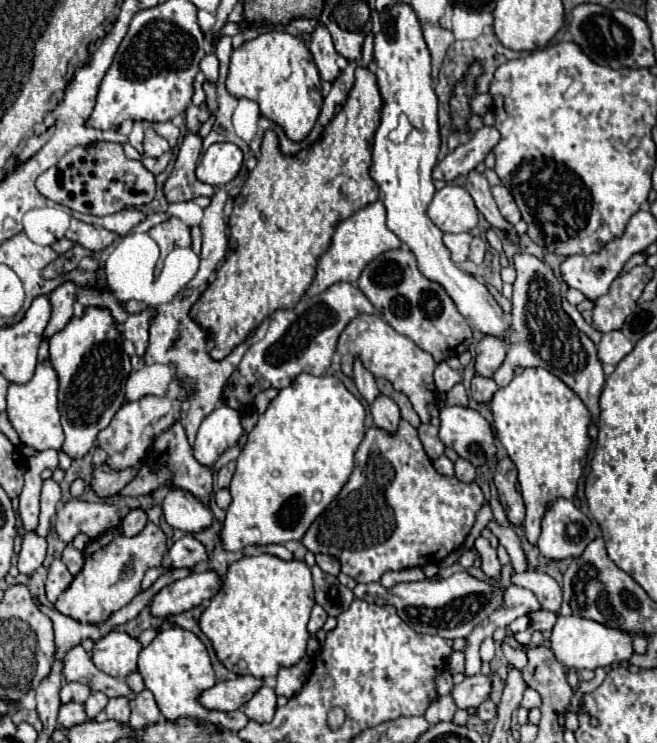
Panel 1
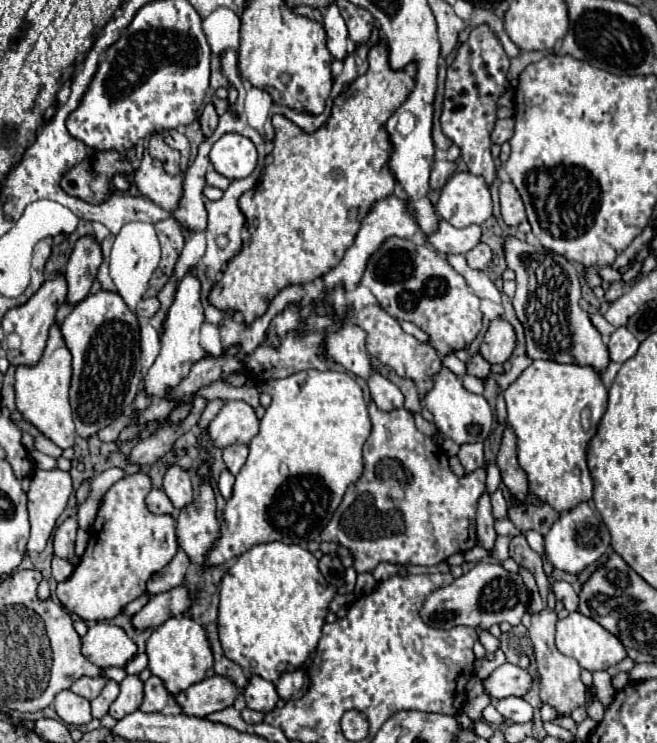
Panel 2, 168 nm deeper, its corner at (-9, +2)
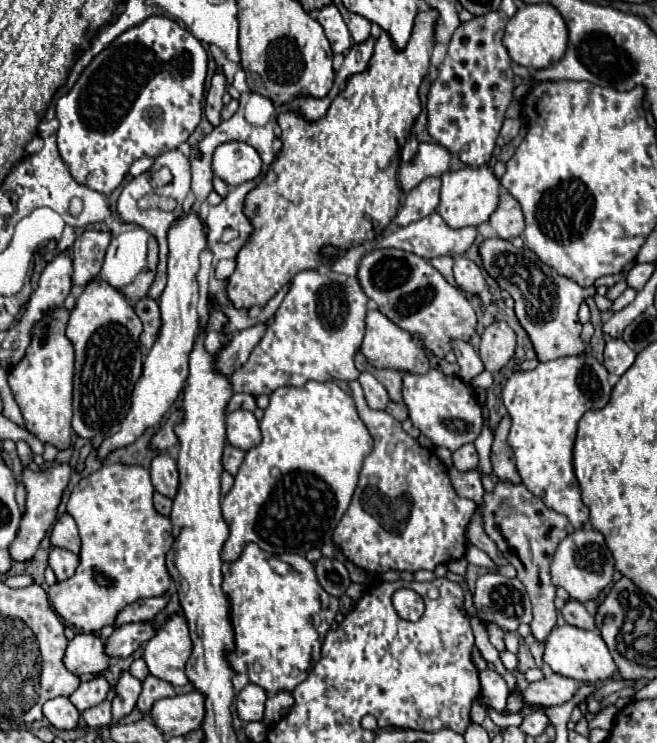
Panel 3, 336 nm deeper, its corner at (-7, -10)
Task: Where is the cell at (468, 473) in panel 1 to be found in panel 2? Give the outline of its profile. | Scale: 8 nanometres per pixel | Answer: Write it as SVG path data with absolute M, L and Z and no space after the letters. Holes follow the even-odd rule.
M476 442L476 444L462 444L460 446L460 452L458 452L458 458L464 466L464 470L470 474L478 468L484 468L484 454L482 454L482 444Z

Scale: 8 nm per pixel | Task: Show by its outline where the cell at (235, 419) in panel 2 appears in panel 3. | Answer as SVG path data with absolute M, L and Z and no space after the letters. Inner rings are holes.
M234 410L226 418L226 438L232 446L240 450L250 450L260 444L260 424L248 410Z

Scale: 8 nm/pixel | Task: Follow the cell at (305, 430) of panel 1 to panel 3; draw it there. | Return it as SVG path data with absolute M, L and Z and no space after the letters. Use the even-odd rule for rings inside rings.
M306 382L300 388L278 388L270 396L270 406L264 410L260 428L262 442L246 452L234 486L222 500L222 514L230 526L230 536L222 550L224 562L234 562L248 542L256 542L272 554L306 554L312 548L328 544L352 500L362 462L374 444L356 412L352 396L334 382Z

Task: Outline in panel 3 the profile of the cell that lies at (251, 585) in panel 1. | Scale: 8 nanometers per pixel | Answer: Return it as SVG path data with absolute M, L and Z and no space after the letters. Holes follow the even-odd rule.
M252 542L246 544L238 560L230 562L222 588L230 596L230 618L236 632L236 648L228 654L232 668L238 674L246 674L250 682L262 686L268 696L276 692L292 692L300 682L306 680L310 668L320 660L320 646L338 612L338 598L324 592L316 580L312 562L308 562L304 556L268 554ZM314 616L320 616L318 628L312 624Z

